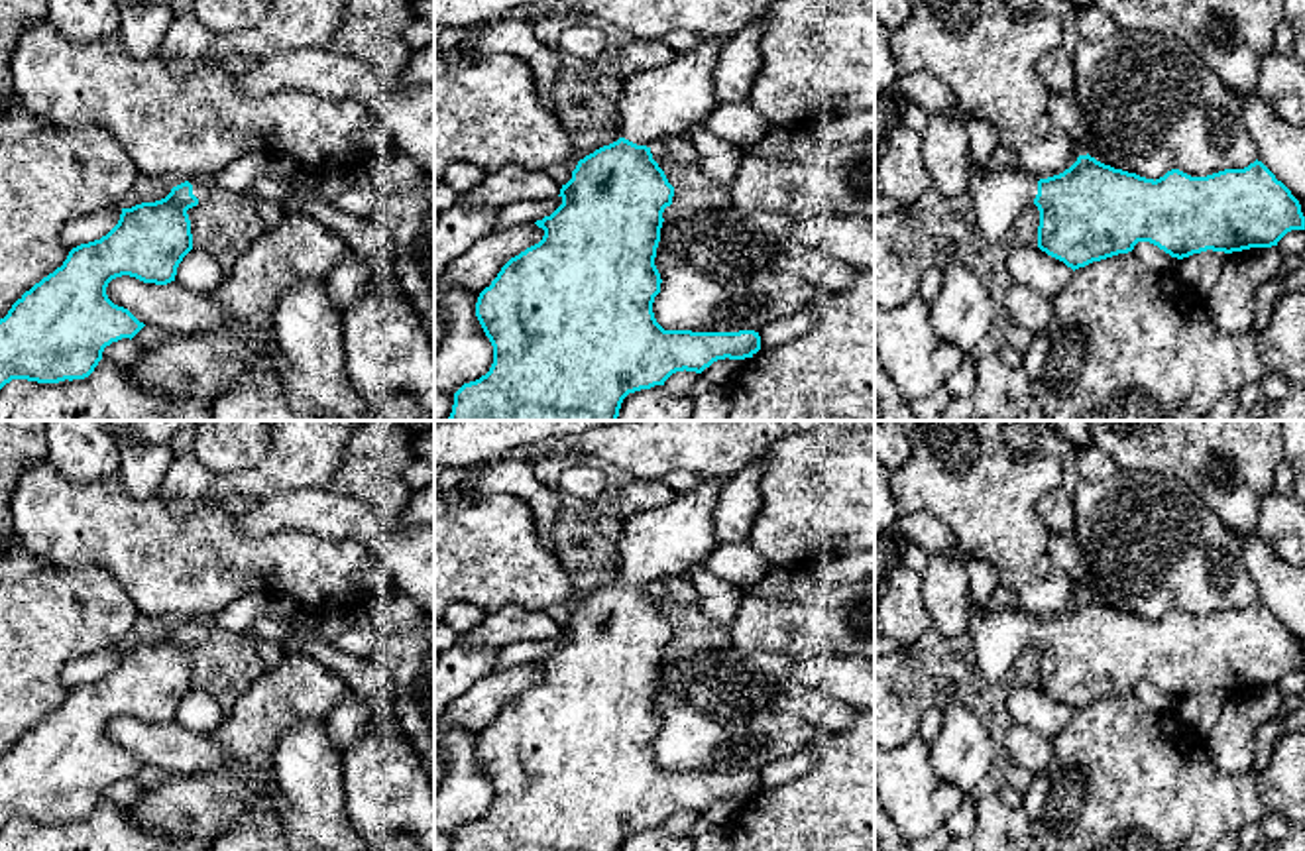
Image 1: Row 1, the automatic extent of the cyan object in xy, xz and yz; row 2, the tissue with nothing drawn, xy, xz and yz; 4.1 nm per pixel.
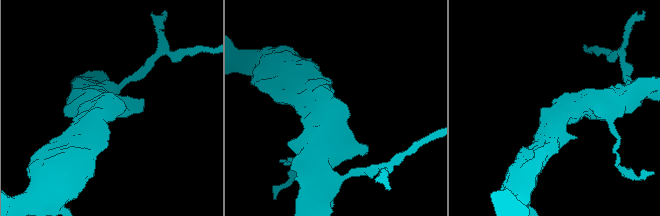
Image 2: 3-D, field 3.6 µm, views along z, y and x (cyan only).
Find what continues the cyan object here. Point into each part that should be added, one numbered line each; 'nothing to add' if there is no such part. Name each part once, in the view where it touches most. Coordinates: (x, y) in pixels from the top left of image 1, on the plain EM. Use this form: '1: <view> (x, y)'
1: xz (669, 541)

